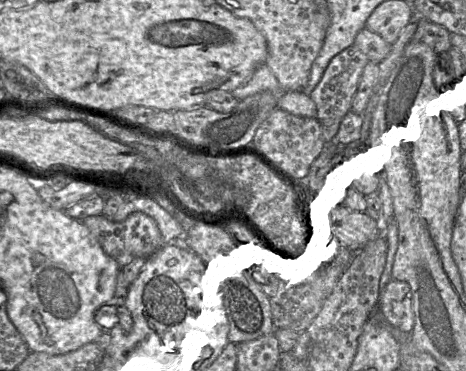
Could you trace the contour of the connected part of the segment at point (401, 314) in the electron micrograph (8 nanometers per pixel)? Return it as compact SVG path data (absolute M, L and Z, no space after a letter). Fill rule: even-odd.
M391 278L379 294L377 309L387 323L410 334L414 315L412 293L406 282Z

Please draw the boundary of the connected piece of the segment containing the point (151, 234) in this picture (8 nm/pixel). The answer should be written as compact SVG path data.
M134 213L123 223L108 221L104 216L88 217L81 222L87 226L103 252L121 266L134 260L147 260L163 248L163 239L154 220L143 213Z

